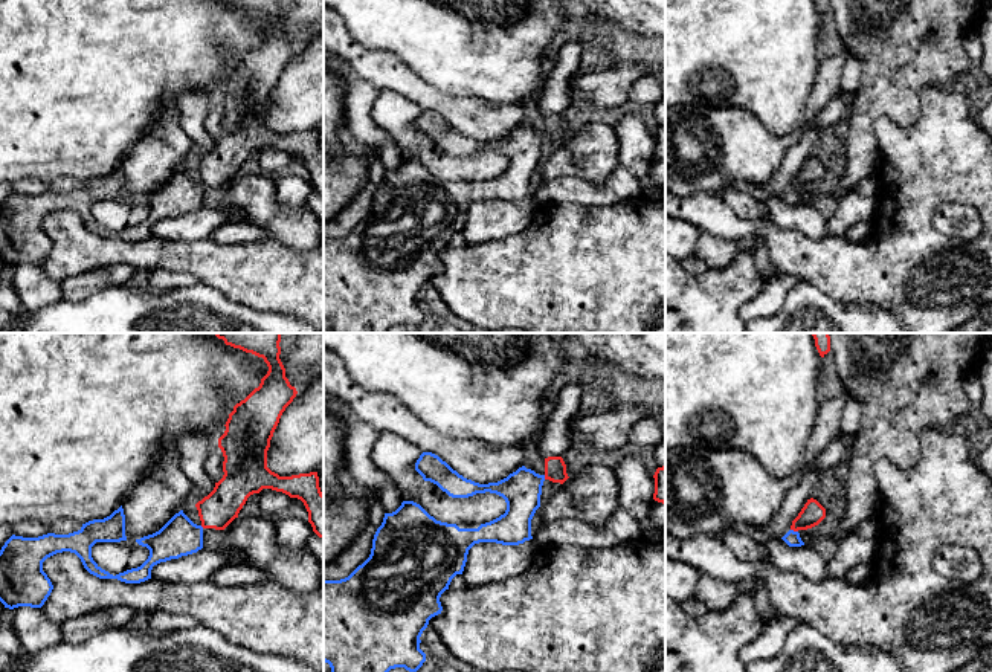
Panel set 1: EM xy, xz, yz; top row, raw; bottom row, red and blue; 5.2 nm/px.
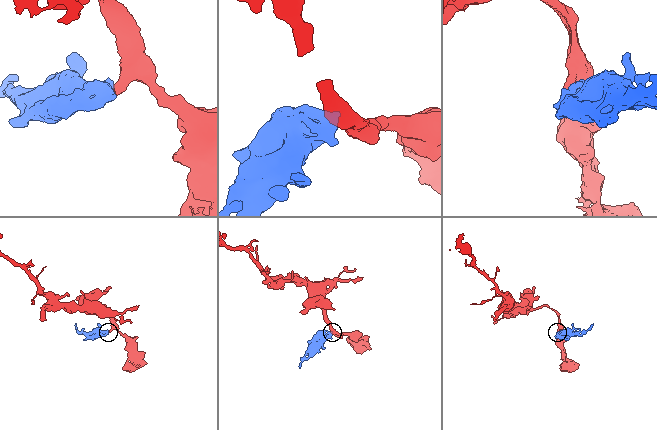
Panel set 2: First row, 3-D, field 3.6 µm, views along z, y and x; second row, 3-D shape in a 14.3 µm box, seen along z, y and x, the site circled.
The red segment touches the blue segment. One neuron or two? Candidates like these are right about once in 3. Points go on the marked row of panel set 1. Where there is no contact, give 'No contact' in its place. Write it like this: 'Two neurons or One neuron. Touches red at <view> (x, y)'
One neuron. Touches red at yz (794, 530)

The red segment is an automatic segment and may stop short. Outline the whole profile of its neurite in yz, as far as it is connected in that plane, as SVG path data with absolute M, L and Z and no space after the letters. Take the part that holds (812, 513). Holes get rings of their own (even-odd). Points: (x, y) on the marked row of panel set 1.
M813 498L807 499L798 516L792 521L791 530L781 538L789 547L801 547L800 530L818 525L826 518L826 509Z

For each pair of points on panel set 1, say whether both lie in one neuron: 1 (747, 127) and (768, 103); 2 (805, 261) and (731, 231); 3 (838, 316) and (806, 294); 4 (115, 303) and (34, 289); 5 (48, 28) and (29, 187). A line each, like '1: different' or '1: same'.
1: different
2: same
3: same
4: different
5: different

